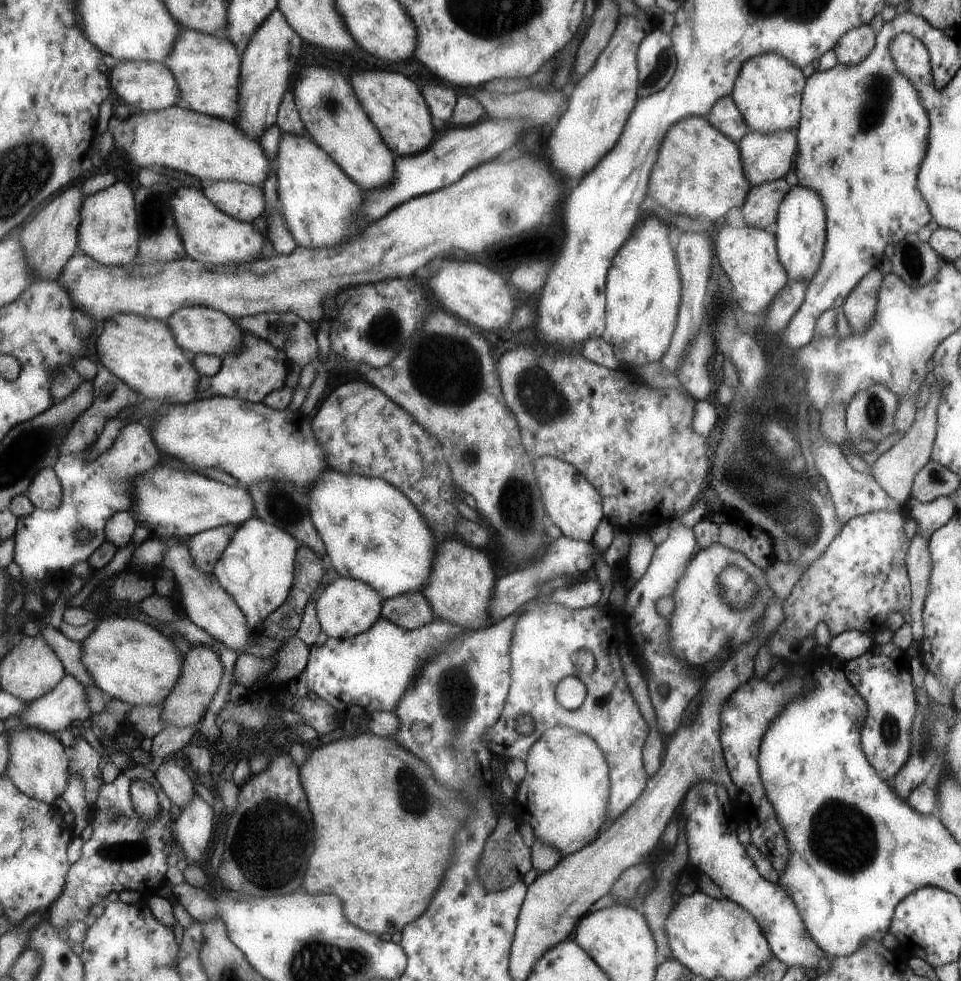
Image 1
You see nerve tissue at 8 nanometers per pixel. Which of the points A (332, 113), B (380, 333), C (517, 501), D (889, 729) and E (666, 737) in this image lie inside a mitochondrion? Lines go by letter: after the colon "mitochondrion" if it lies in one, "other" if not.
A: mitochondrion
B: mitochondrion
C: mitochondrion
D: mitochondrion
E: other

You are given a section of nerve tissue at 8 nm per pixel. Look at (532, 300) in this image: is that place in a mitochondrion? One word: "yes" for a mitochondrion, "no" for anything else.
no

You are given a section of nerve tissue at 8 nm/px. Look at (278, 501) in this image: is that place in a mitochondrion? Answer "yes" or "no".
yes

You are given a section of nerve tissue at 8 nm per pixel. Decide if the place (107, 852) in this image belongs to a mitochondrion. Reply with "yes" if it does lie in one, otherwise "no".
yes

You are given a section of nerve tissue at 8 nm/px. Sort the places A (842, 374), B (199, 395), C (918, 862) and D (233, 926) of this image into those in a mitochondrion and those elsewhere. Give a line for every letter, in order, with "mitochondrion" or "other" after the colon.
A: mitochondrion
B: other
C: other
D: other

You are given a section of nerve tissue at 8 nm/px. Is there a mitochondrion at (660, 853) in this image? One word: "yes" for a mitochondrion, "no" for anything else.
no

